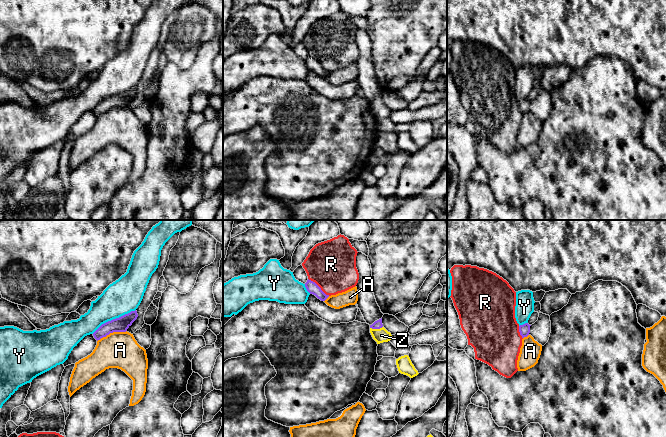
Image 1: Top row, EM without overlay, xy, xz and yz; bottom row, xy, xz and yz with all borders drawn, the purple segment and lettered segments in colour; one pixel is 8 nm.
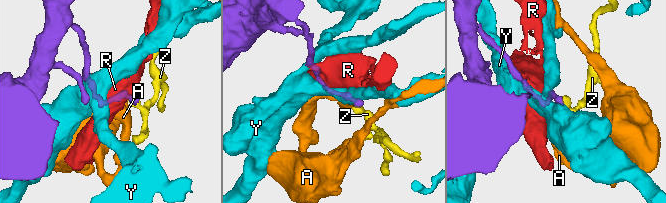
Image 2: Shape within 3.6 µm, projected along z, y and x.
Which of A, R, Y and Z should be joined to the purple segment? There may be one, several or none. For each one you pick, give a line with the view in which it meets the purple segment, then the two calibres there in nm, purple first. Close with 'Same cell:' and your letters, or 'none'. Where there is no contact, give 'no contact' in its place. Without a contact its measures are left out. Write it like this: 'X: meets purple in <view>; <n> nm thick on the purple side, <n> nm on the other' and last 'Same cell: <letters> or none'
Z: meets purple in xz; 70 nm thick on the purple side, 120 nm on the other
Same cell: Z

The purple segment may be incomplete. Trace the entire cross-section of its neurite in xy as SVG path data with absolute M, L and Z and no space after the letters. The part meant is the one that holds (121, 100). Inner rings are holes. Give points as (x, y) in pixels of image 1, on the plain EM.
M131 87L119 94L102 100L94 109L94 114L98 117L113 108L126 108L132 99L137 95L137 87Z

